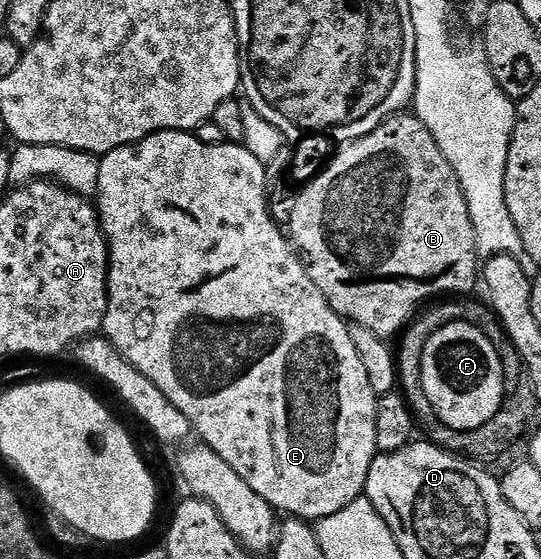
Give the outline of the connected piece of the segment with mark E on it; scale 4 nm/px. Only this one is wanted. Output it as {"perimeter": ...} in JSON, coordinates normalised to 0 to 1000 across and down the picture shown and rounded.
{"perimeter":[[[287,236],[253,258],[194,272],[185,281],[181,340],[174,352],[177,385],[185,388],[203,453],[200,553],[189,594],[257,665],[270,669],[270,676],[277,676],[277,683],[285,683],[285,691],[292,691],[292,698],[299,698],[299,705],[336,733],[336,741],[344,741],[360,778],[370,778],[377,785],[372,789],[392,801],[396,812],[403,812],[410,826],[418,826],[418,834],[425,834],[425,841],[433,841],[440,855],[477,884],[477,891],[490,894],[512,918],[590,934],[610,919],[625,919],[625,912],[675,886],[677,855],[699,814],[691,776],[699,710],[684,691],[684,676],[677,676],[662,626],[654,626],[638,567],[627,565],[595,519],[580,512],[564,467],[543,449],[519,403],[516,408],[503,395],[503,379],[495,374],[495,320],[492,295],[477,290],[477,283],[470,283],[449,258],[416,254],[381,261],[381,254],[366,254],[353,236]]]}

